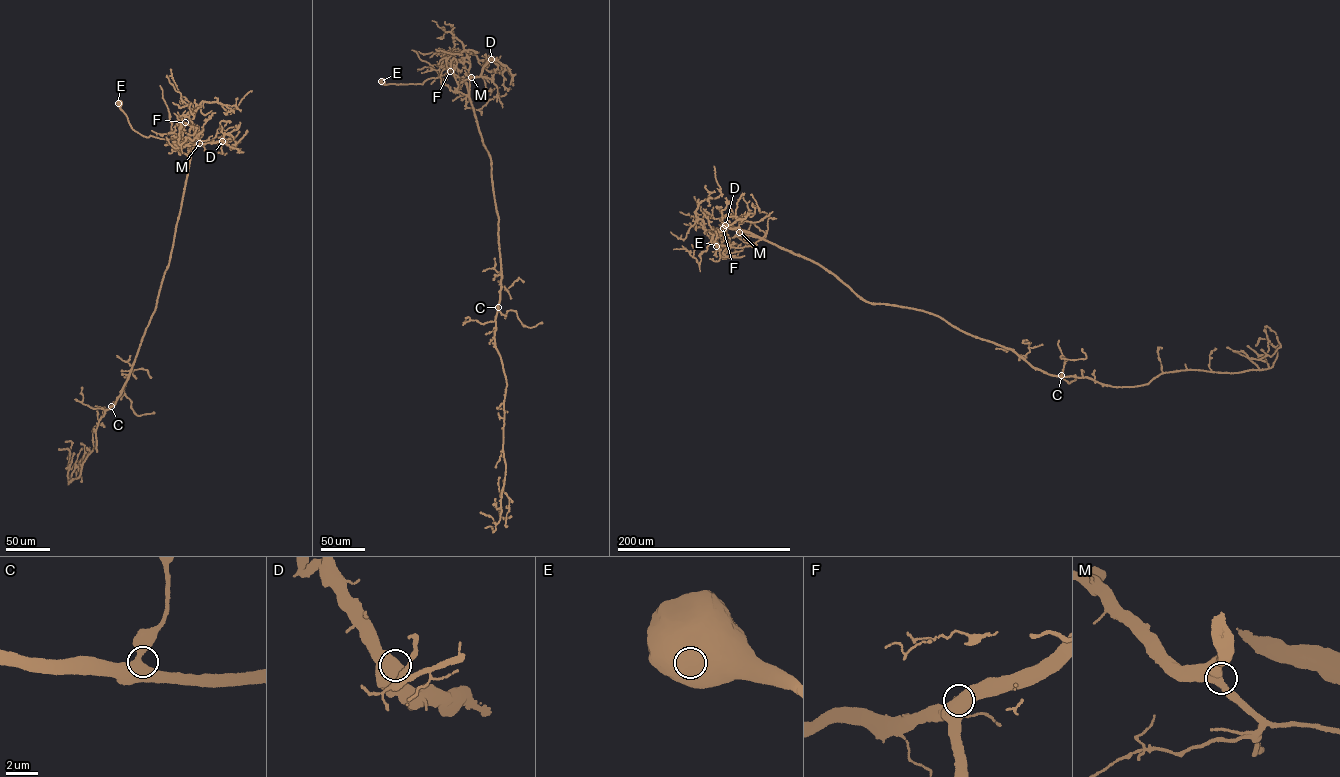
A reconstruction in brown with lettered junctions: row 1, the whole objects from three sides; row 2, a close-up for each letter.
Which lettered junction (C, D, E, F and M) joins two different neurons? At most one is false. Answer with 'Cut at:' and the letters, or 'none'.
Cut at: none

